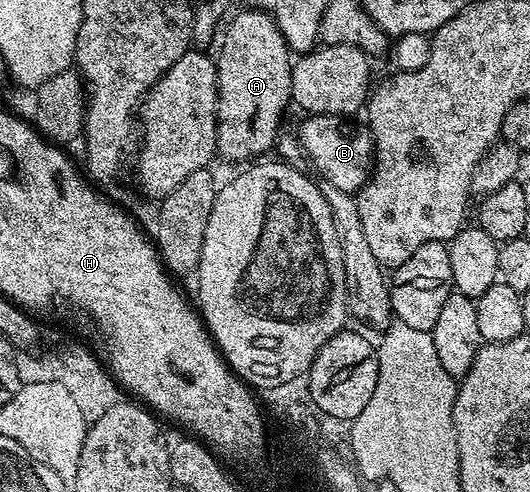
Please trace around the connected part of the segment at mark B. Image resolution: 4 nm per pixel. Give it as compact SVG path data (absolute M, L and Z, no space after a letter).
M311 114L303 119L296 137L305 161L318 169L317 177L322 182L331 182L340 192L357 195L372 173L374 140L369 129L349 126L346 123L349 121L340 114Z

